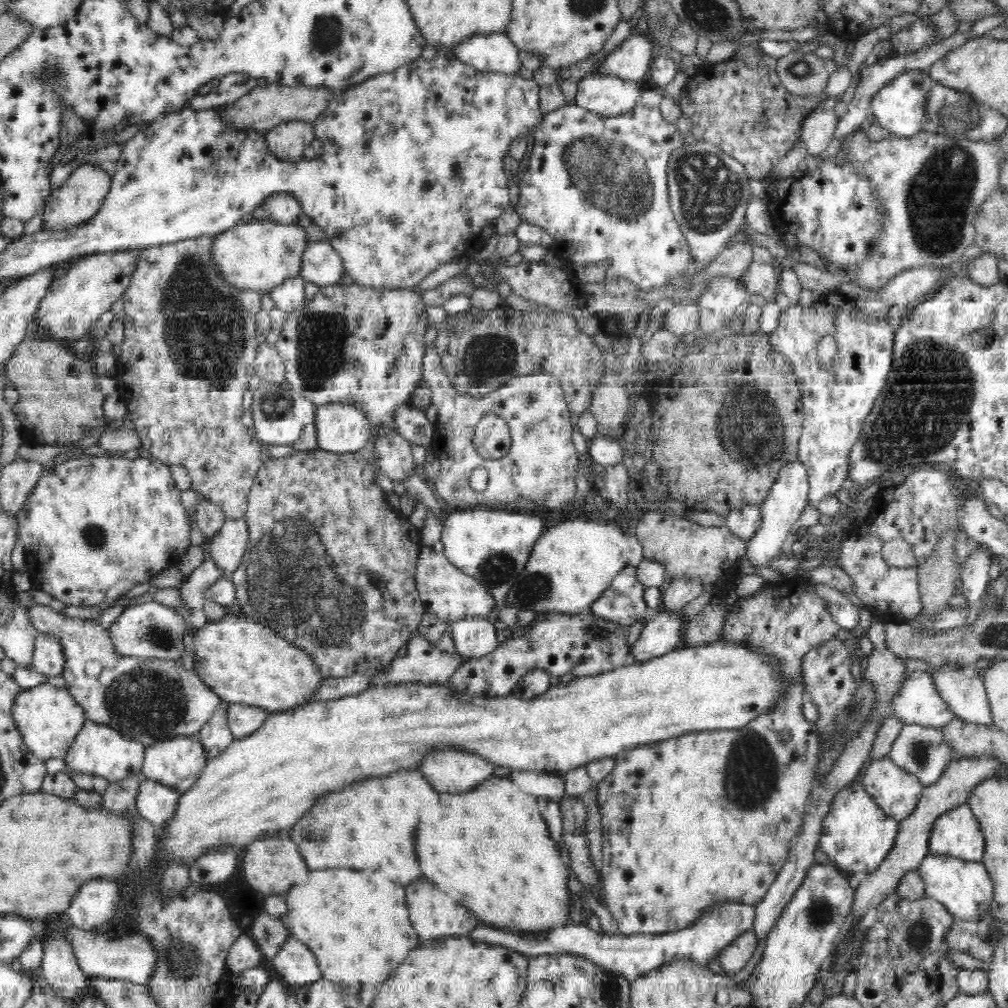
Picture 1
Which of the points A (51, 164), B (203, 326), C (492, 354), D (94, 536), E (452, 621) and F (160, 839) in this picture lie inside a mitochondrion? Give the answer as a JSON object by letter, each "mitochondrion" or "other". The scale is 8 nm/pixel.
{"A":"other","B":"mitochondrion","C":"mitochondrion","D":"mitochondrion","E":"other","F":"other"}

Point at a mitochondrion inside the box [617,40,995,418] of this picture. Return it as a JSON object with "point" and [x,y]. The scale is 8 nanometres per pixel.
{"point":[938,195]}

